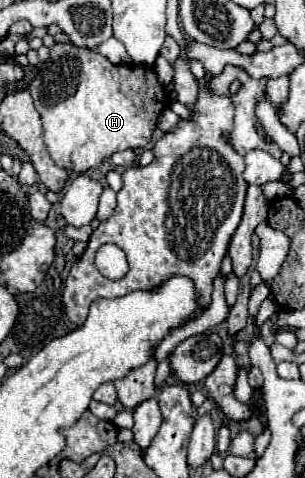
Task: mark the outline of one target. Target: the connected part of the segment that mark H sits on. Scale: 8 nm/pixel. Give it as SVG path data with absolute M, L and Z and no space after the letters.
M72 44L52 46L48 62L42 64L40 72L30 84L30 94L34 98L36 110L40 112L44 126L44 142L48 146L52 160L60 168L66 168L68 172L74 170L78 174L100 166L114 152L128 148L132 150L144 148L152 138L160 112L166 108L166 92L160 86L154 68L146 66L130 68L124 64L112 64L106 56Z

